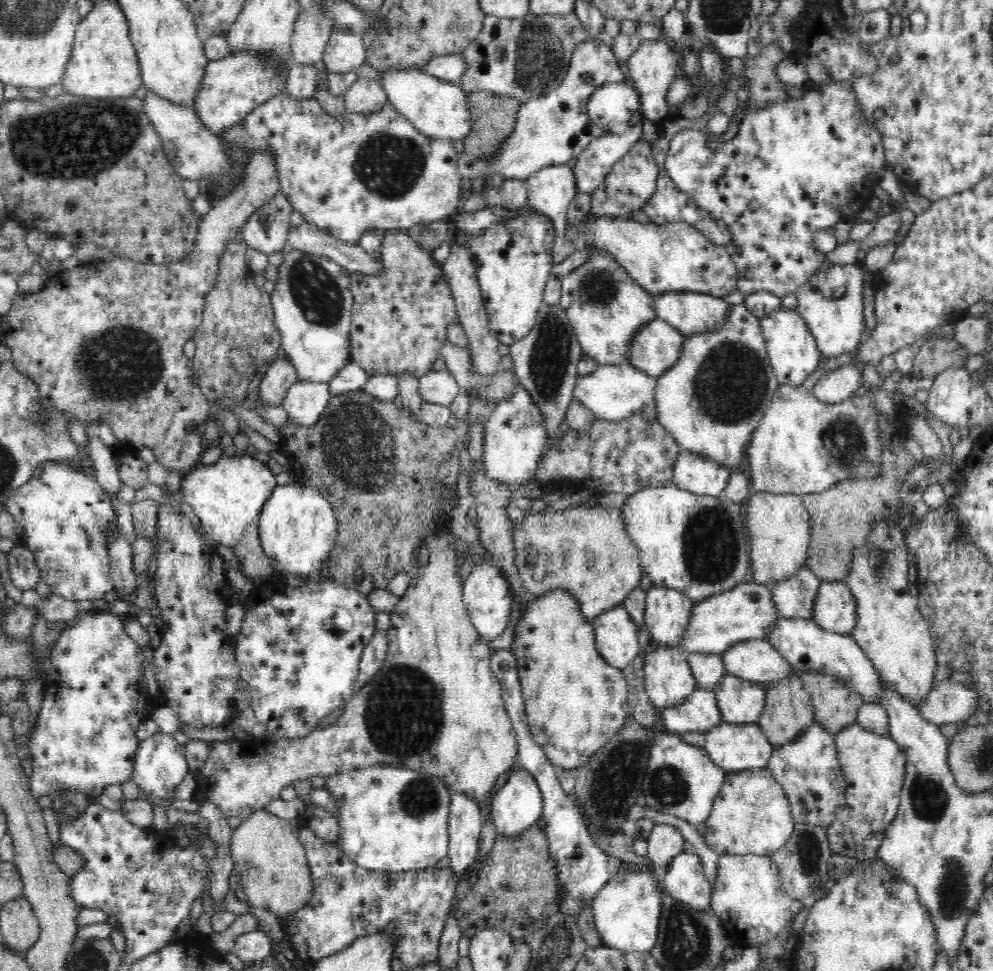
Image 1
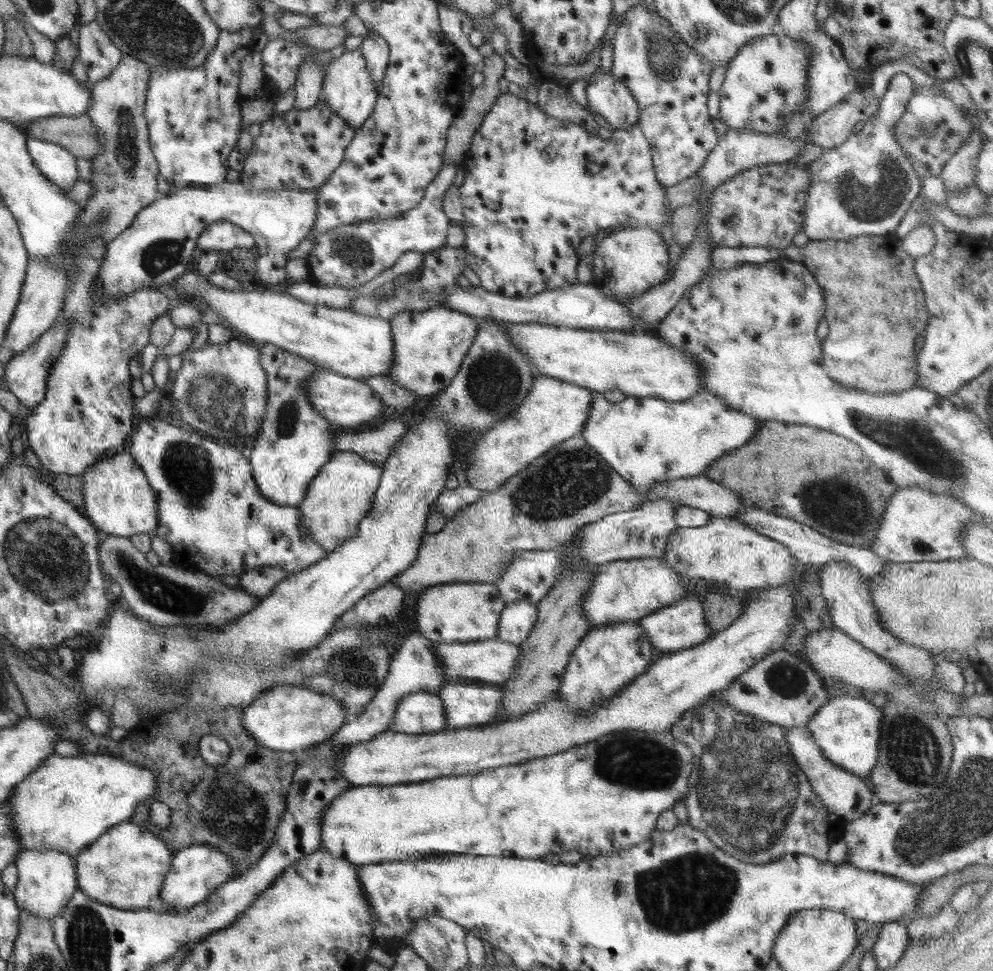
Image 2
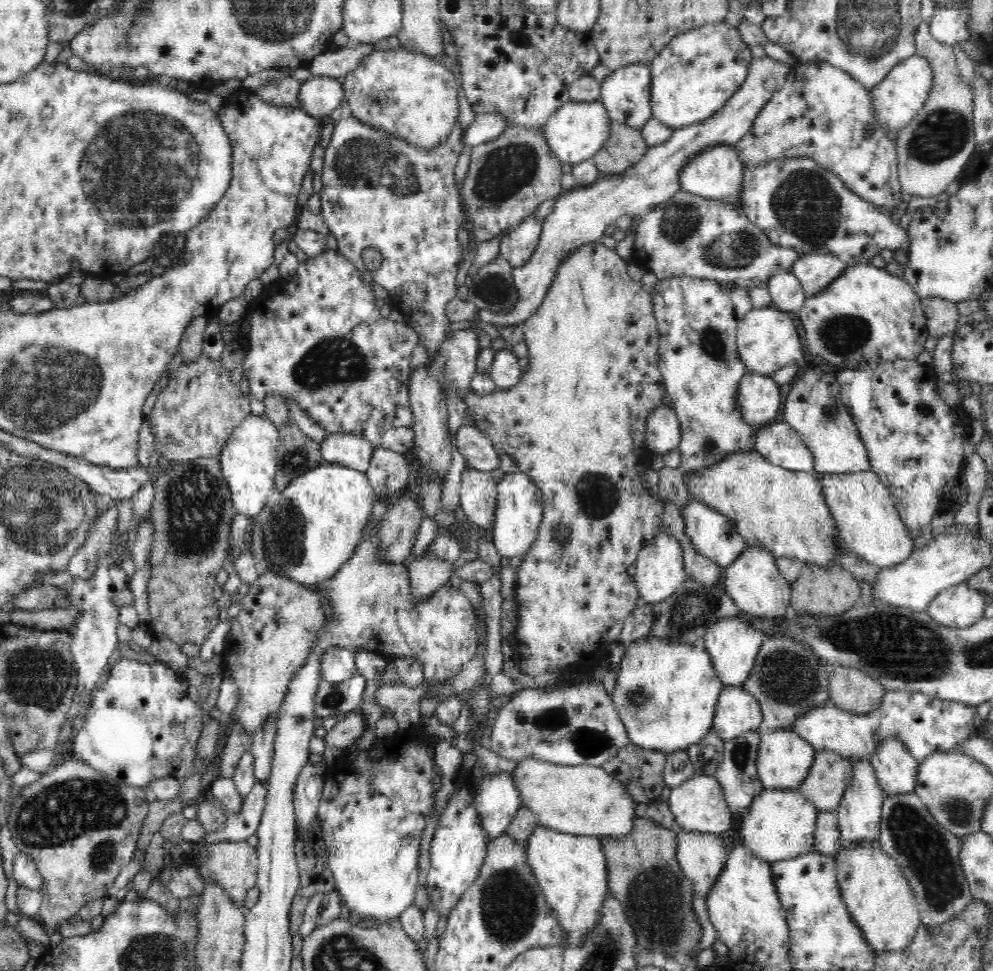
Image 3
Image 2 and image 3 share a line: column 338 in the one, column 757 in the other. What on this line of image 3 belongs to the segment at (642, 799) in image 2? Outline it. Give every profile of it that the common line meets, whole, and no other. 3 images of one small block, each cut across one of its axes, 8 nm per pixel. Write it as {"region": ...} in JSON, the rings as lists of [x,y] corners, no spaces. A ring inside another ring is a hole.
{"region":[[[765,789],[740,820],[742,844],[756,858],[776,862],[814,851],[814,834],[819,810],[796,790]]]}

